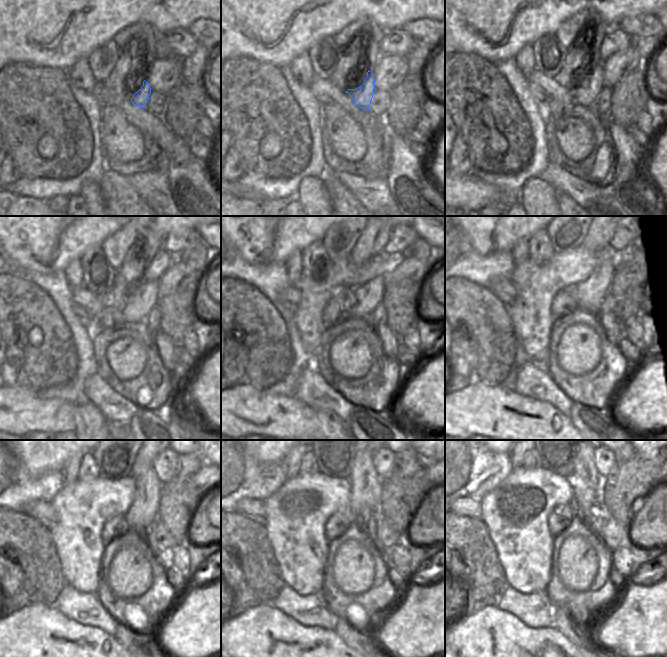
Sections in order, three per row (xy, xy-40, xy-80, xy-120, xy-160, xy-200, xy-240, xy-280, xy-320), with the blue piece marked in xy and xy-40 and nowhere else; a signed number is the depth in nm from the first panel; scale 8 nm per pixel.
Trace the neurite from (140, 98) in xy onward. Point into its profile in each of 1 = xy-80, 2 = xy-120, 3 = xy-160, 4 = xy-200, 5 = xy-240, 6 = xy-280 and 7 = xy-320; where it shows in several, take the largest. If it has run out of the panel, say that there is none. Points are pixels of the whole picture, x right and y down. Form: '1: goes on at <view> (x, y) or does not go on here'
1: goes on at xy-80 (585, 93)
2: goes on at xy-120 (142, 298)
3: goes on at xy-160 (367, 297)
4: goes on at xy-200 (590, 293)
5: goes on at xy-240 (143, 511)
6: goes on at xy-280 (365, 483)
7: goes on at xy-320 (585, 479)

